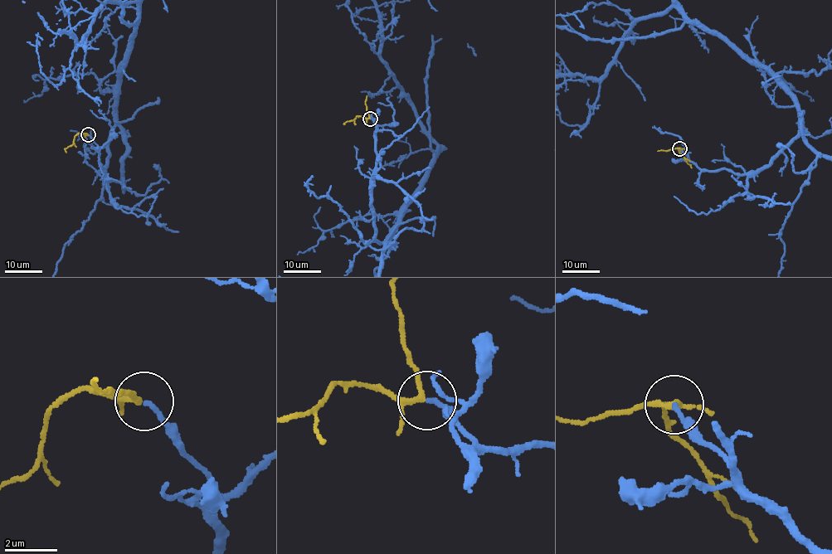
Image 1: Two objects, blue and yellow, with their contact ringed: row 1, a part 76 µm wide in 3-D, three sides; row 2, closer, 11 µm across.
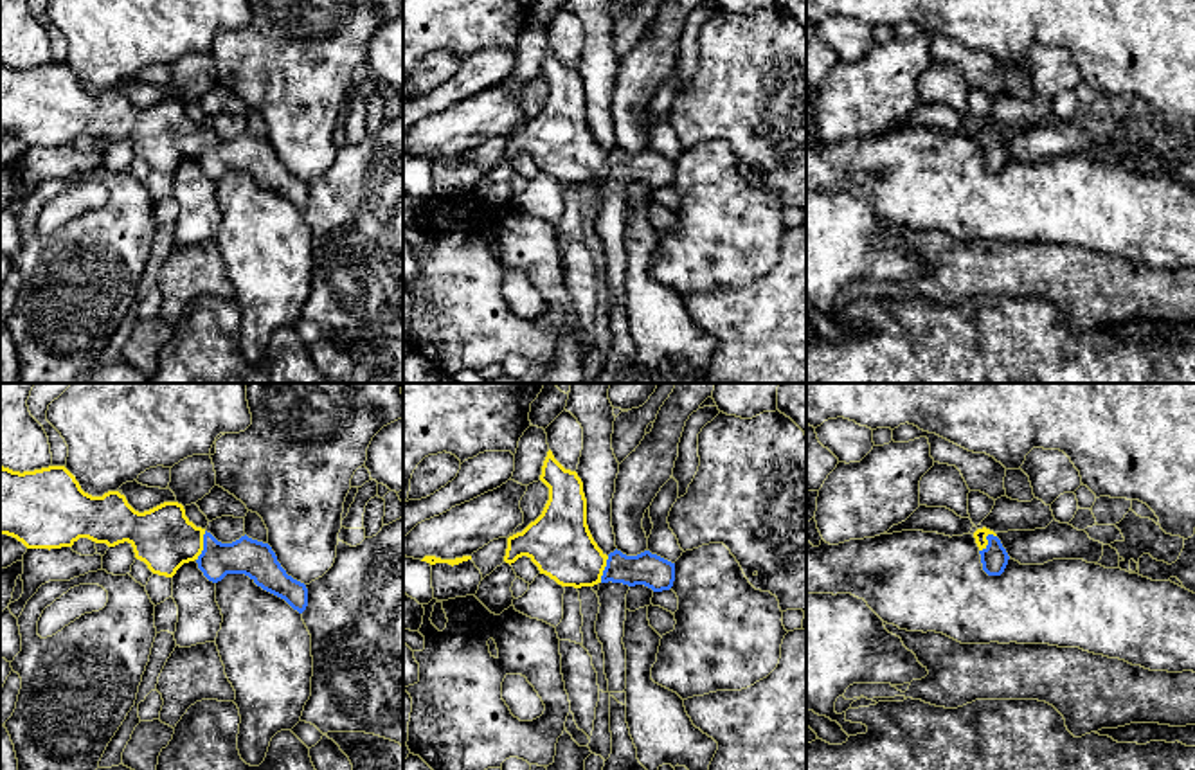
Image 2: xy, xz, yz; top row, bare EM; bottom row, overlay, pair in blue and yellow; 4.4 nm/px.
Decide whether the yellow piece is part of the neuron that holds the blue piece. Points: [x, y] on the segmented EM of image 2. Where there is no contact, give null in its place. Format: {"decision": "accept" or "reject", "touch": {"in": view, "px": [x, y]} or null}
{"decision": "accept", "touch": {"in": "xy", "px": [204, 546]}}

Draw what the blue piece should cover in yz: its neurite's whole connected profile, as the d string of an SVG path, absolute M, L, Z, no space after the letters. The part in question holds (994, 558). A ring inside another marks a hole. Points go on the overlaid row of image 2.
M983 527L974 533L974 538L979 547L983 570L988 576L1001 576L1008 565L1010 556L997 534Z

